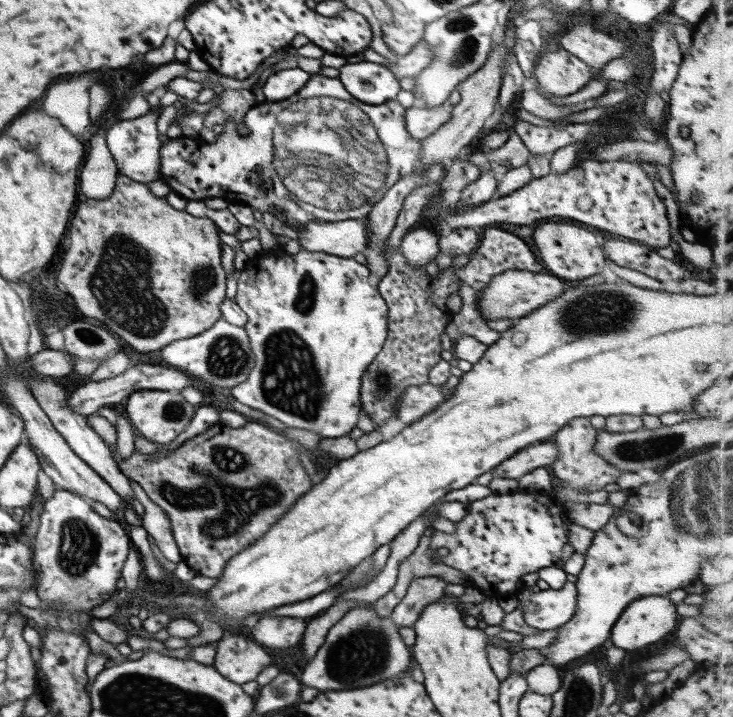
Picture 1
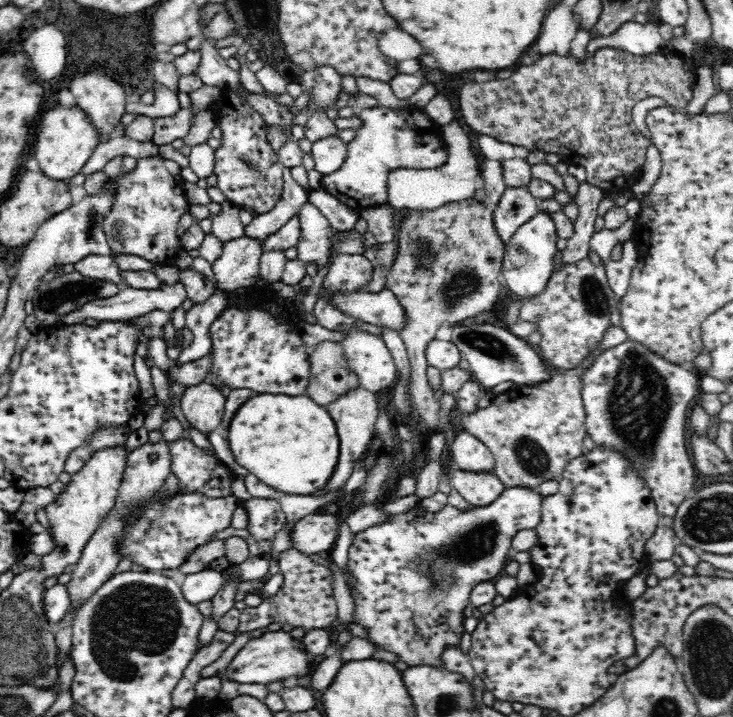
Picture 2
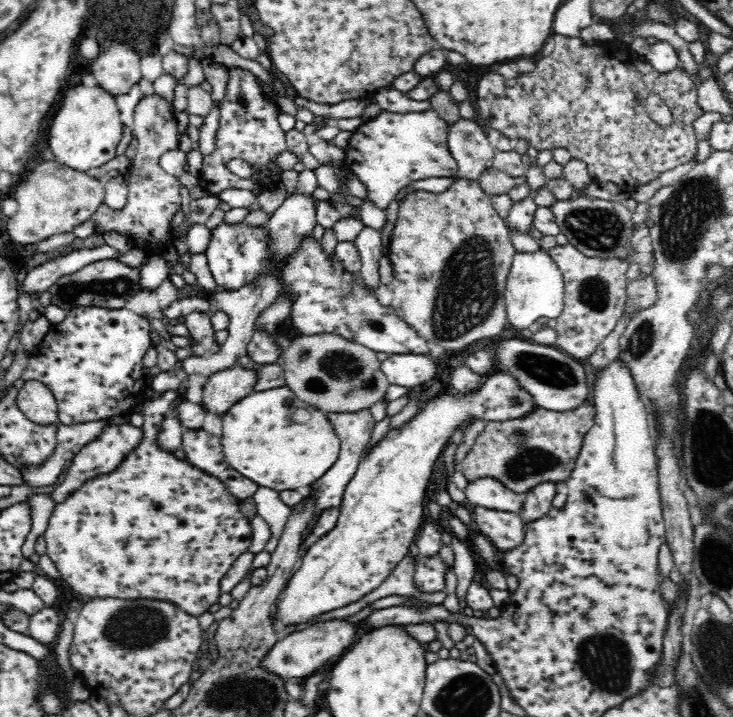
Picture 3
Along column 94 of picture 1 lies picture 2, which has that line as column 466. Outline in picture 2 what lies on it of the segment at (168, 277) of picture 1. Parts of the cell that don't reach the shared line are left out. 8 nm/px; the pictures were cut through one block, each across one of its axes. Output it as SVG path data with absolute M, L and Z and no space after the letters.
M467 198L460 202L445 204L436 210L400 208L397 211L400 220L397 234L398 249L396 259L388 269L386 288L396 295L406 315L406 324L398 330L398 333L408 349L412 377L411 398L418 408L424 428L436 430L441 427L439 415L441 406L435 400L428 385L426 370L429 364L425 355L426 346L432 339L436 339L436 332L444 322L454 327L465 323L467 318L492 310L502 290L498 276L503 264L505 243L494 224L494 206L484 199Z

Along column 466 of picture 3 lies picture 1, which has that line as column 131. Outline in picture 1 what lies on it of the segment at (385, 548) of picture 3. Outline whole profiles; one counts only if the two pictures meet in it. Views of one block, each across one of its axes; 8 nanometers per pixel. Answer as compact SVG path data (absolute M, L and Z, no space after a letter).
M139 390L127 396L125 414L134 433L155 444L167 444L189 424L196 406L189 404L176 392Z

